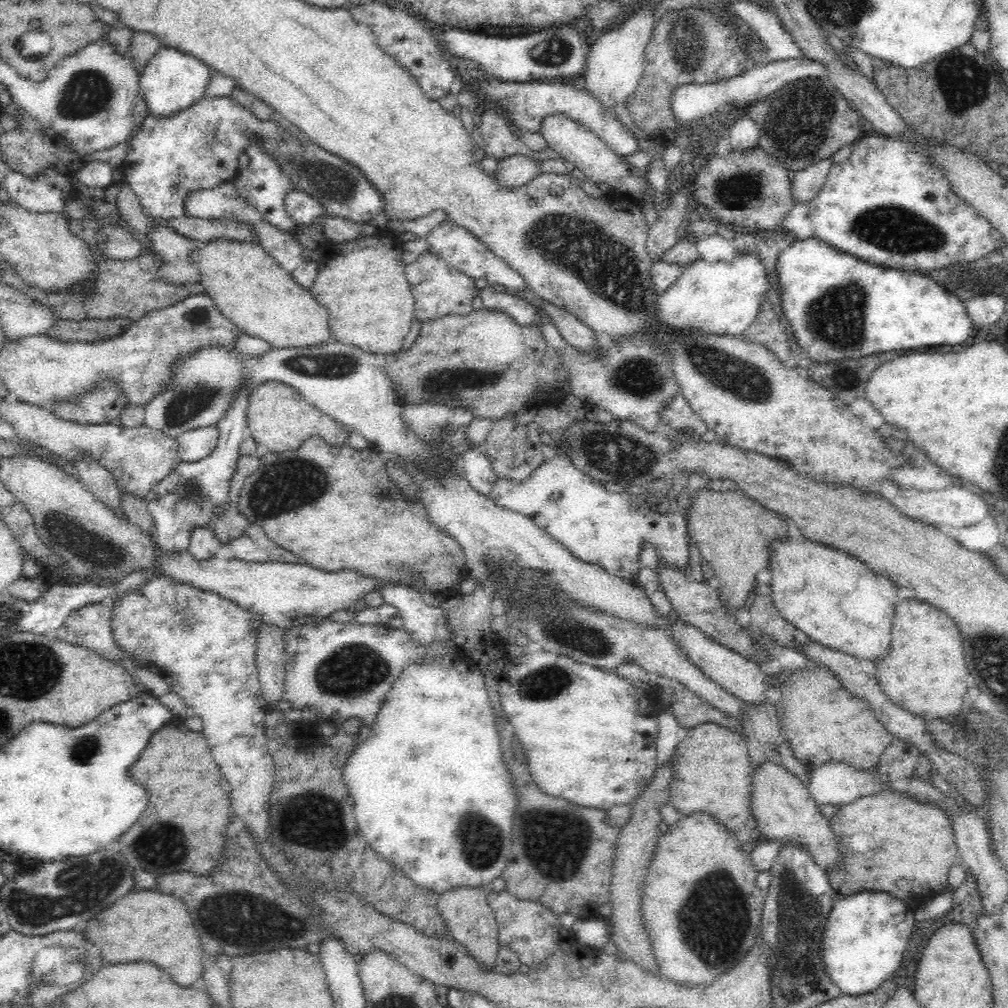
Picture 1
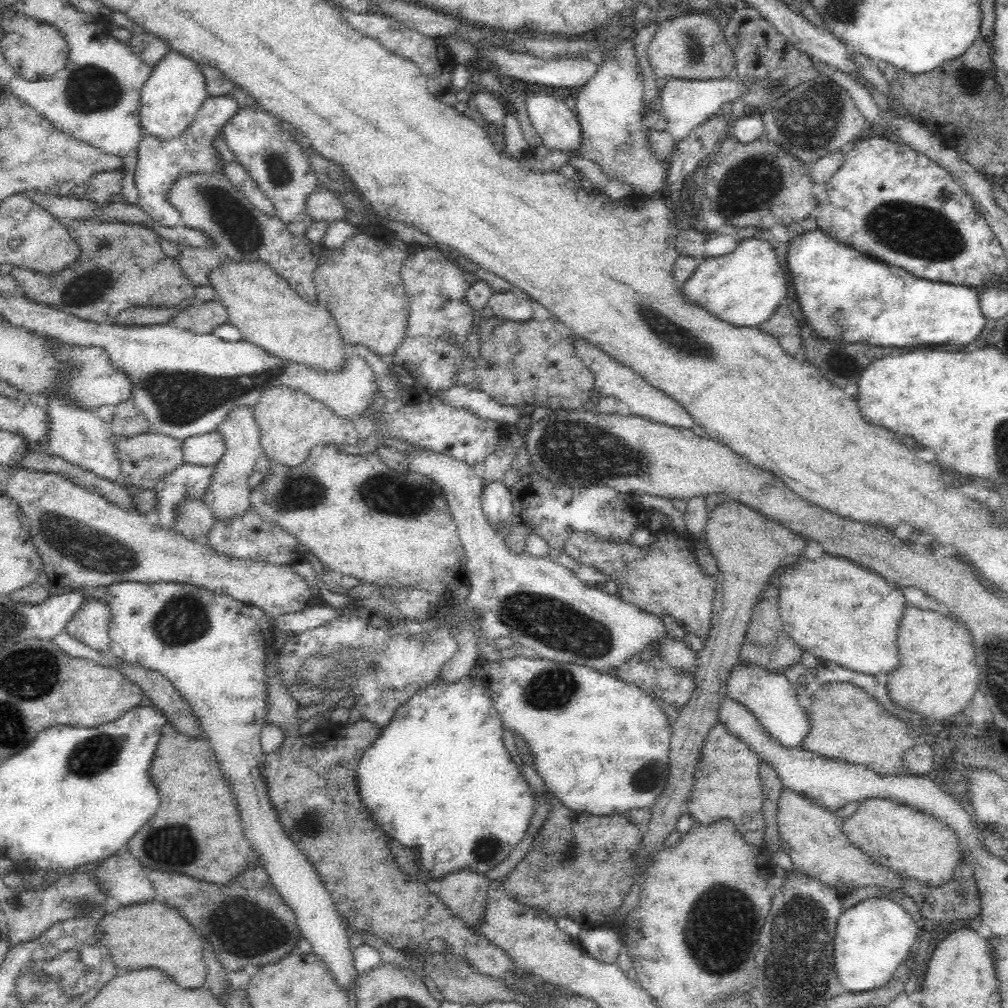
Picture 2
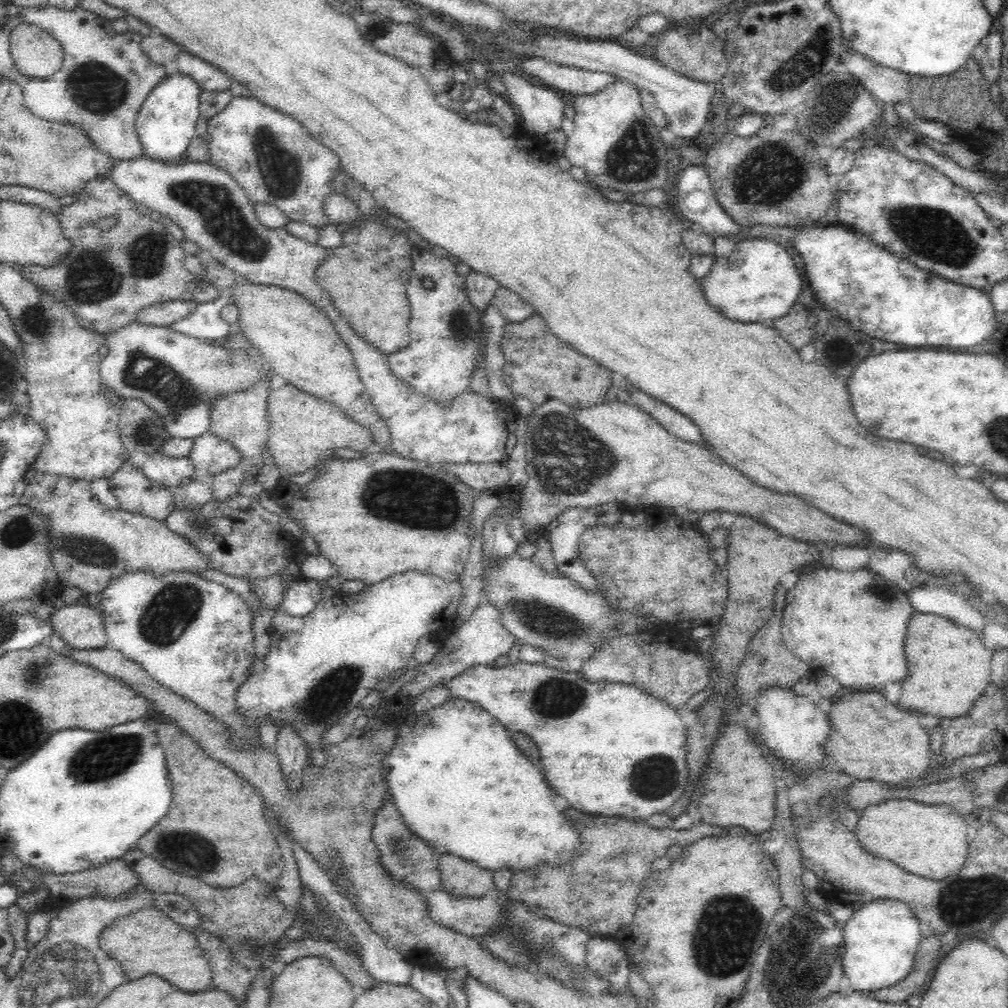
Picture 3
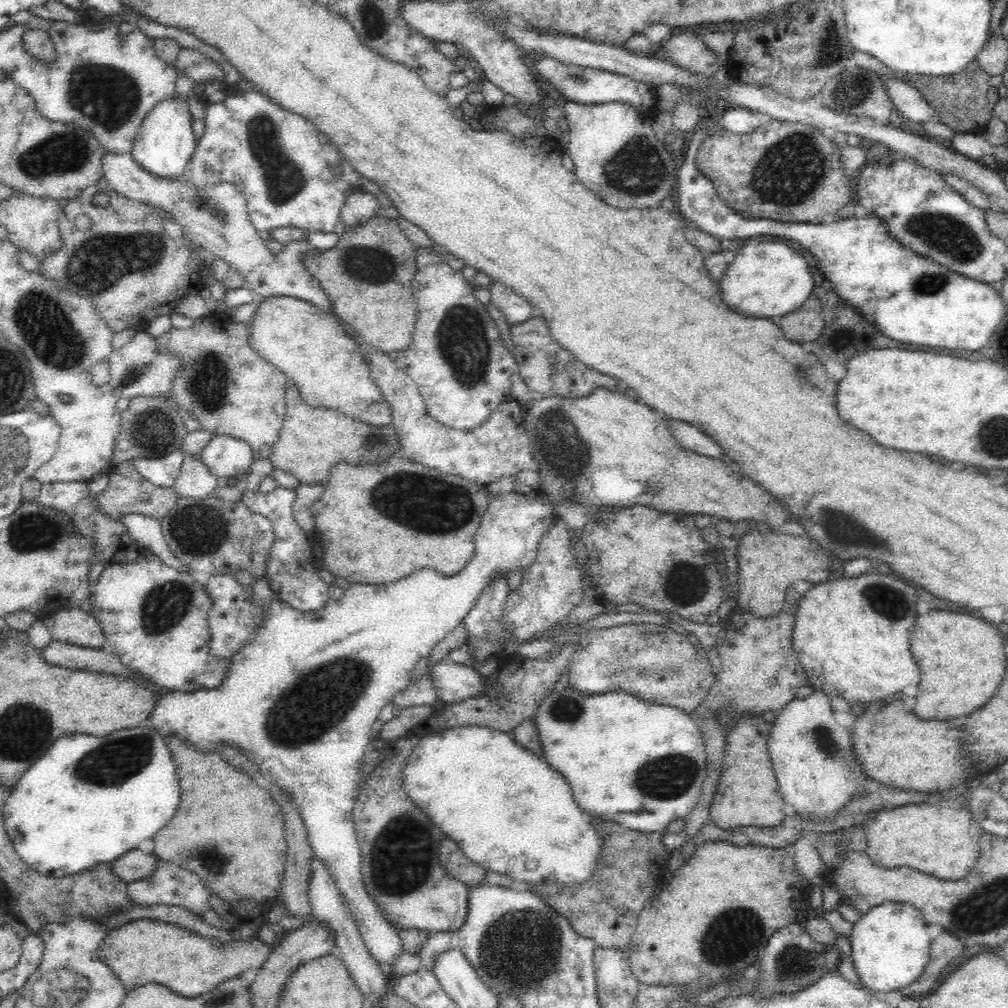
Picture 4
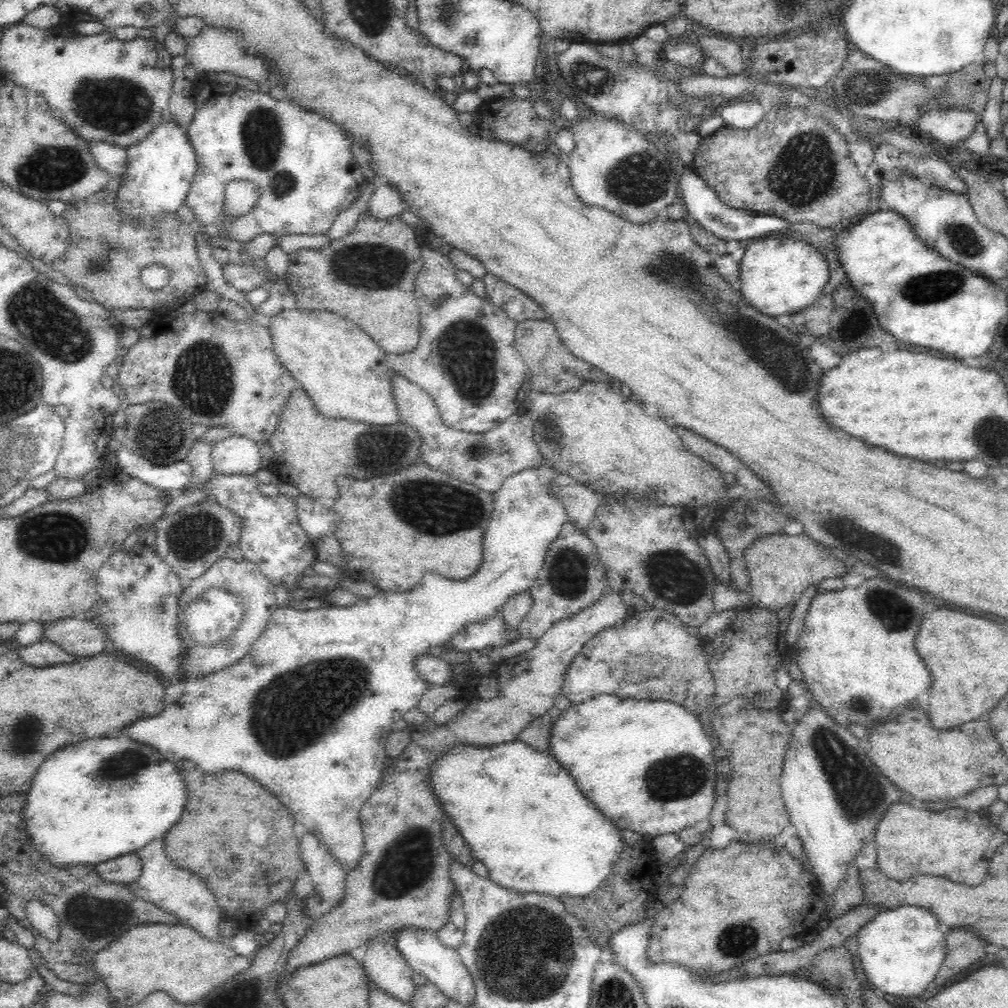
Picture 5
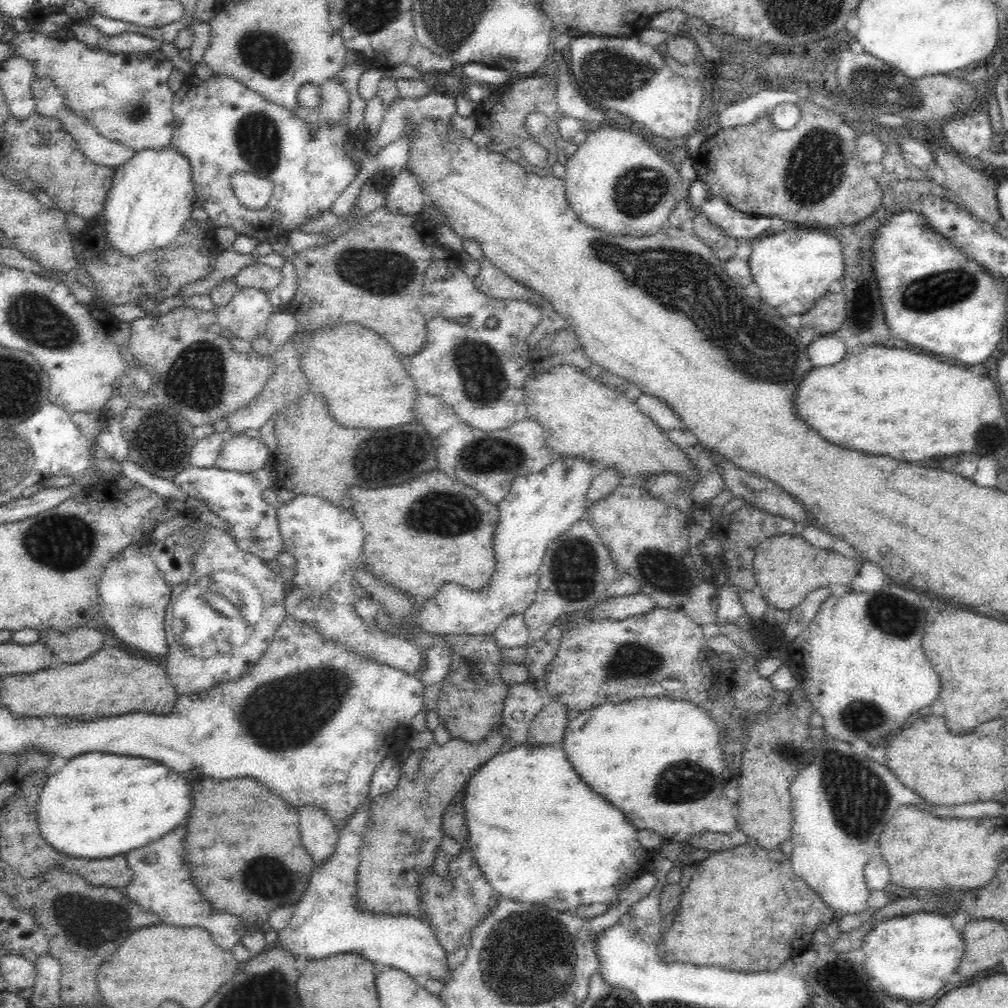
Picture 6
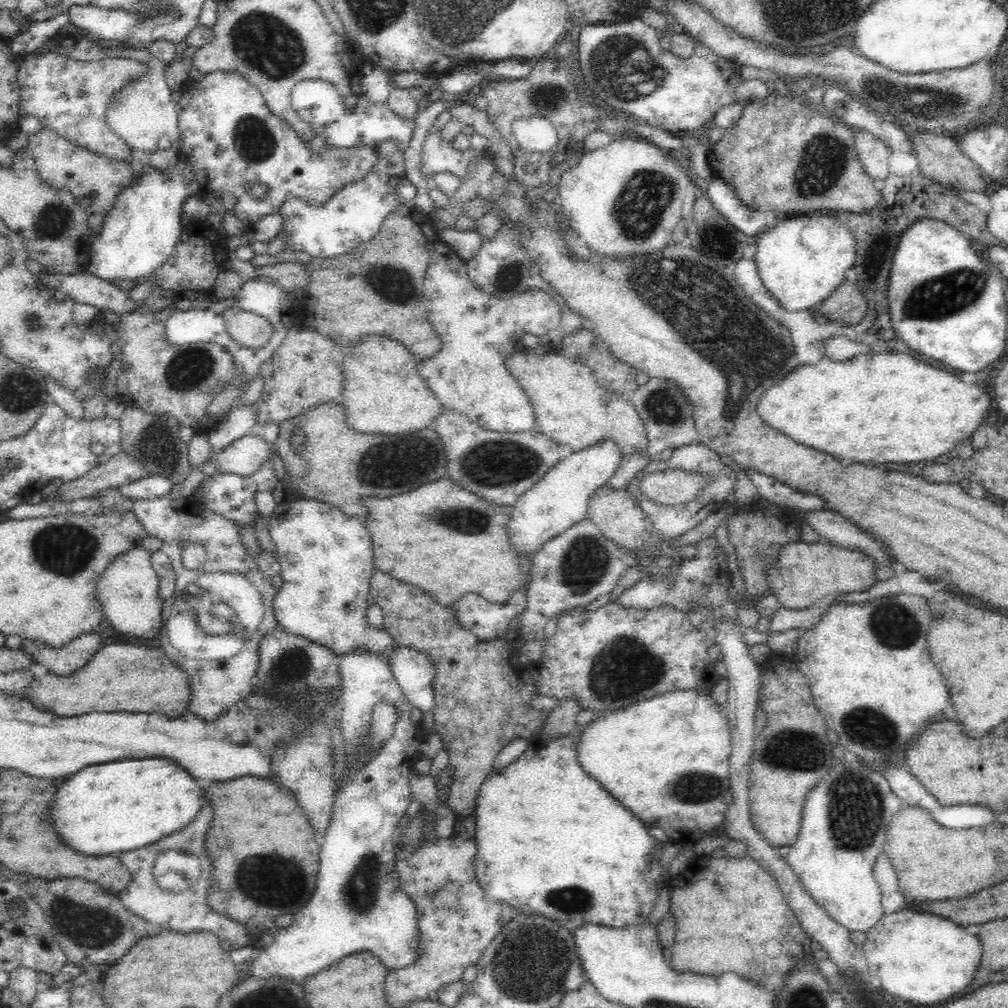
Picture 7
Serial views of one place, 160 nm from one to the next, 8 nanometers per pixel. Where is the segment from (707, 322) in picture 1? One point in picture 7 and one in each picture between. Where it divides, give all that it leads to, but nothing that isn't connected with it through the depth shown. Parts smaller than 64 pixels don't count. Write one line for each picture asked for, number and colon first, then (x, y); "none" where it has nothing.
2: (744, 287)
3: (758, 281)
4: (766, 279)
5: (778, 276)
6: (793, 269)
7: (802, 261)

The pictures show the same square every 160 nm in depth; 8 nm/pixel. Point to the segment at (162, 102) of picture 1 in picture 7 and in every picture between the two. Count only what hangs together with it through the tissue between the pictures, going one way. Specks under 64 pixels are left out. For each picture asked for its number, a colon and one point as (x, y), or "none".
2: (174, 92)
3: (166, 123)
4: (165, 144)
5: (159, 170)
6: (152, 196)
7: (138, 235)

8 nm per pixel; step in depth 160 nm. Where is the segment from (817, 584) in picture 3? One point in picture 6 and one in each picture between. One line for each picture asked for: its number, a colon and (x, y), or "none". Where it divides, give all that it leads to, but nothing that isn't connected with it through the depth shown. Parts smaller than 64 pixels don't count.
4: (851, 636)
5: (856, 652)
6: (860, 661)

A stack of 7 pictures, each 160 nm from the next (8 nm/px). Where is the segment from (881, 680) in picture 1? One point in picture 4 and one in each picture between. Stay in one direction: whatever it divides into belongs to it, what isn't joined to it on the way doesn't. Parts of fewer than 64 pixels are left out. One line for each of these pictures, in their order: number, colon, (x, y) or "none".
2: (937, 676)
3: (949, 665)
4: (961, 660)

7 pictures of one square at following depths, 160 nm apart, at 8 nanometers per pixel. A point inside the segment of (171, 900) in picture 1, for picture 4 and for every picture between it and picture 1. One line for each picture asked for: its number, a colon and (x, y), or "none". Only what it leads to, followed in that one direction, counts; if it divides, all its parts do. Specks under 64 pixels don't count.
2: (150, 935)
3: (146, 942)
4: (141, 951)

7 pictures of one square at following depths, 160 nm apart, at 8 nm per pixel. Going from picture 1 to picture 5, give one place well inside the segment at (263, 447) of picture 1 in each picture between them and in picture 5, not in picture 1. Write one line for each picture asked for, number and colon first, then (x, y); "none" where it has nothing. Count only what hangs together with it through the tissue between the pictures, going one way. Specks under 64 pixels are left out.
2: (290, 422)
3: (302, 427)
4: (311, 441)
5: (311, 453)

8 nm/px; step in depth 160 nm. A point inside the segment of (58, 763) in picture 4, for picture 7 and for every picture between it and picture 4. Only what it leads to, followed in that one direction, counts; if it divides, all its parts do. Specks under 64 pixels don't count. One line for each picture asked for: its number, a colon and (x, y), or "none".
5: (91, 801)
6: (99, 805)
7: (116, 807)

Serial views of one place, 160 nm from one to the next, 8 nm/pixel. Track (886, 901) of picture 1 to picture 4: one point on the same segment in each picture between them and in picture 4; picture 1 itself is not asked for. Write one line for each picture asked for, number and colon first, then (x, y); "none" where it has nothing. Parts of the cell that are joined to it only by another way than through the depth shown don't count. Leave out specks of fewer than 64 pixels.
2: (873, 937)
3: (881, 939)
4: (890, 946)

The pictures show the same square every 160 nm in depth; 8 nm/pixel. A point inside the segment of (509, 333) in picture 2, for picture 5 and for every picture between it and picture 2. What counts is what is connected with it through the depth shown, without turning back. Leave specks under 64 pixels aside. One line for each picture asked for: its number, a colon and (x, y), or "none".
3: (540, 366)
4: (548, 370)
5: (553, 368)

